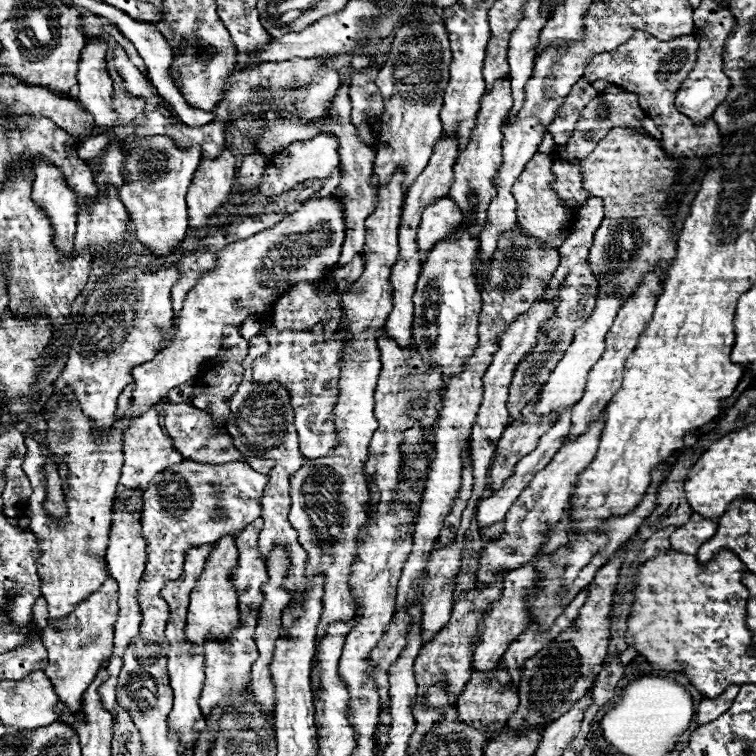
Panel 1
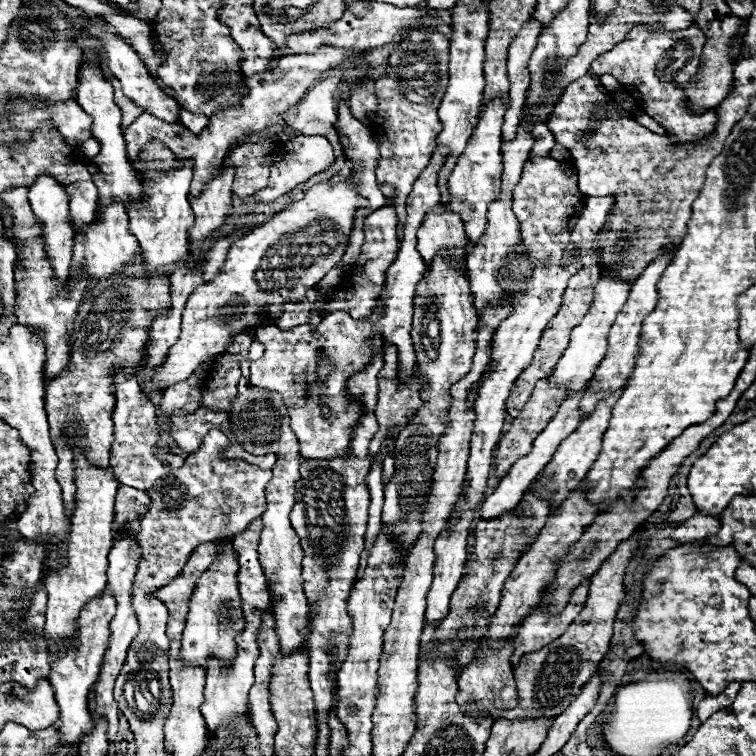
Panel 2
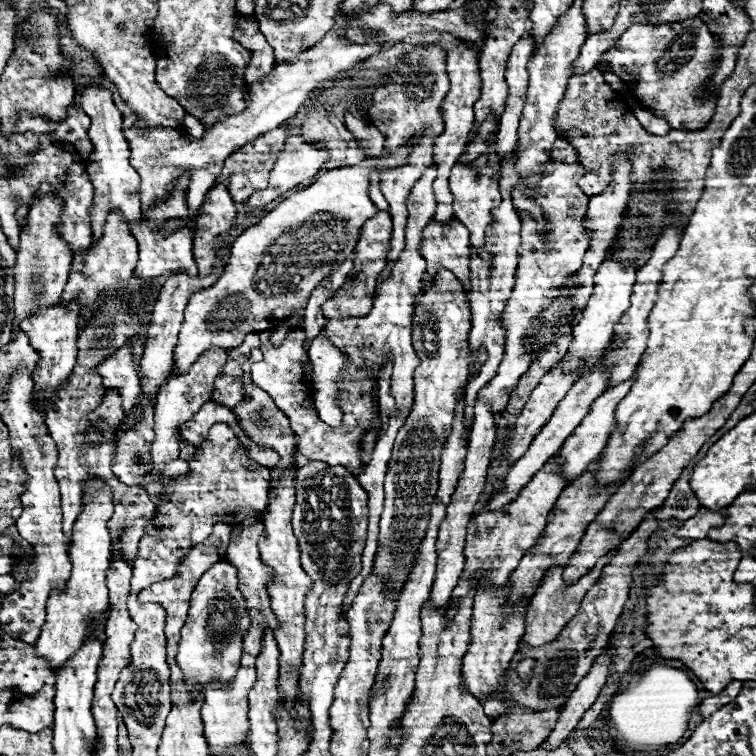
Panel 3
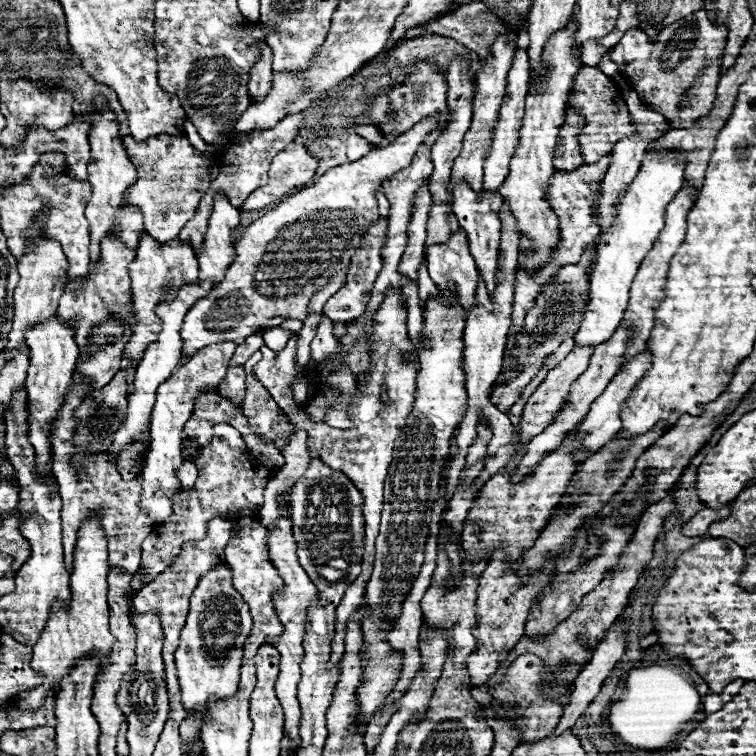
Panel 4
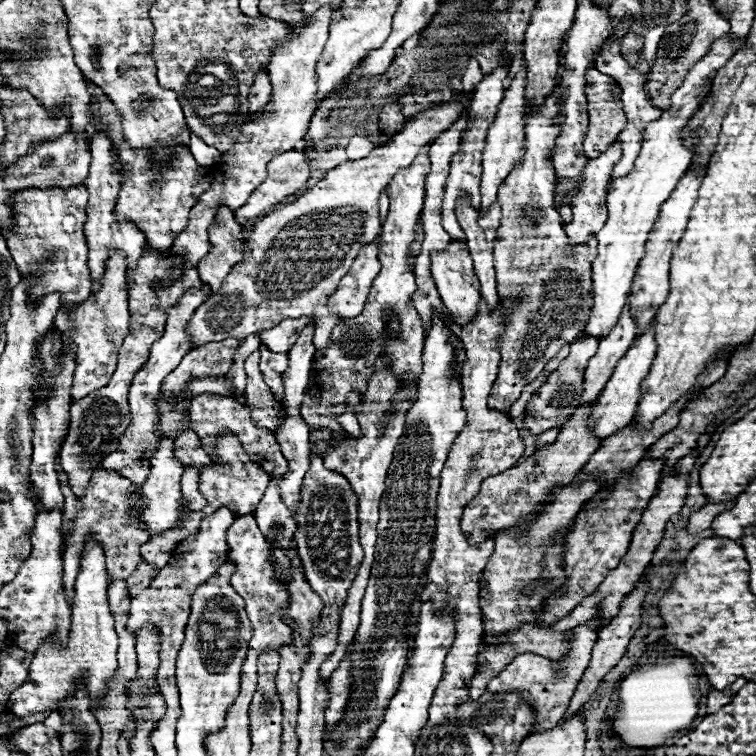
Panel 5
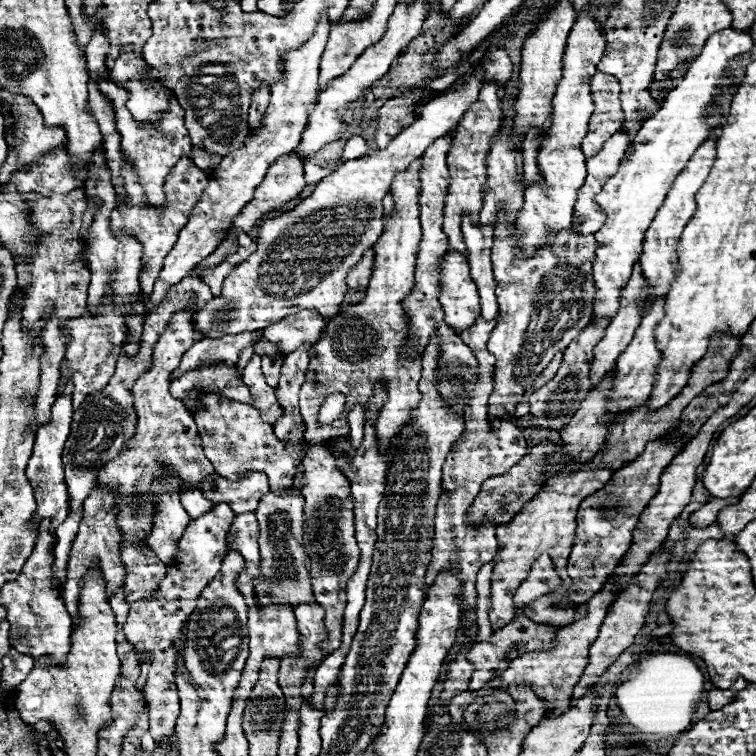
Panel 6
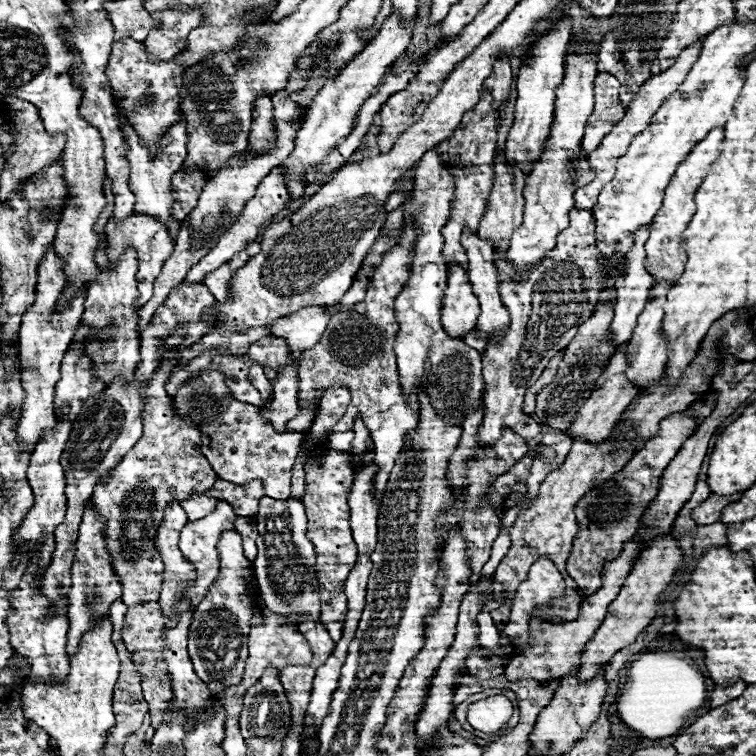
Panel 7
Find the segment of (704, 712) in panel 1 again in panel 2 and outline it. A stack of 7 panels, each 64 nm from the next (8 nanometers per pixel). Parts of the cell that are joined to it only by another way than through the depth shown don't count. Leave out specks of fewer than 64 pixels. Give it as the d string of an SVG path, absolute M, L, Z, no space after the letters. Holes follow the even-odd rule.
M734 682L734 684L730 684L722 694L718 694L718 696L706 696L706 698L698 704L698 708L696 708L696 714L698 714L700 722L704 722L704 720L708 720L708 716L720 712L720 708L728 708L728 704L732 704L732 700L736 698L738 690L740 690L740 684Z

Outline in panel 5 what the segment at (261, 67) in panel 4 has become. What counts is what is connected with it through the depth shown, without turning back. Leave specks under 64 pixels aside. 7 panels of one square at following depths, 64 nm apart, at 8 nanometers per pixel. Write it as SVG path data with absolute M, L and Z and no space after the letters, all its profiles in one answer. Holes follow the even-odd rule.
M260 70L256 74L256 80L254 80L254 84L250 88L250 96L248 96L248 100L250 100L250 112L256 112L260 106L268 104L270 96L272 96L272 84L270 84L268 70Z

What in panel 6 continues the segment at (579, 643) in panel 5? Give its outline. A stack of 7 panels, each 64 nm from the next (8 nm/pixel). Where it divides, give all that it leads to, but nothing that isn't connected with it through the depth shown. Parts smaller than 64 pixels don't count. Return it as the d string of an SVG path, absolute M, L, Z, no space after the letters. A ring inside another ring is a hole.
M606 582L604 588L586 602L588 614L582 620L564 626L556 632L556 646L550 652L526 652L514 658L496 680L488 682L490 688L506 688L508 684L528 684L546 702L546 712L554 716L556 712L564 712L564 704L568 704L568 700L572 698L572 690L584 672L584 664L588 664L588 644L596 640L596 628L600 628L600 624L604 622L608 602L612 598L614 598L614 584Z

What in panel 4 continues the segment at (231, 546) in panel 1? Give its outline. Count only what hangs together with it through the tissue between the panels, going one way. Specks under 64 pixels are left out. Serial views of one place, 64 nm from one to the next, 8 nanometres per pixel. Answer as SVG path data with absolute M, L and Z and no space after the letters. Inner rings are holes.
M222 564L212 568L208 574L202 576L190 598L190 612L186 618L186 626L182 628L180 634L180 646L176 650L176 668L180 678L182 704L186 708L196 710L194 716L188 716L180 726L180 736L184 744L190 744L200 736L208 698L212 694L224 698L236 692L242 664L242 648L250 630L252 618L248 612L248 604L242 600L240 592L236 592L236 588L232 586L230 566Z

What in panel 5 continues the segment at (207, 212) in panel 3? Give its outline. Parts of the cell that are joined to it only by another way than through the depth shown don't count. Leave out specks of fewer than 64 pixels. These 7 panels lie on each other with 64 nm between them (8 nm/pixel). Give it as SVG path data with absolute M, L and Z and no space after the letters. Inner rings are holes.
M220 208L216 214L216 224L208 228L208 238L212 240L212 252L204 256L198 264L200 280L212 286L212 292L220 290L222 280L228 276L230 268L242 260L244 234L242 226L236 222L236 214L230 208Z

